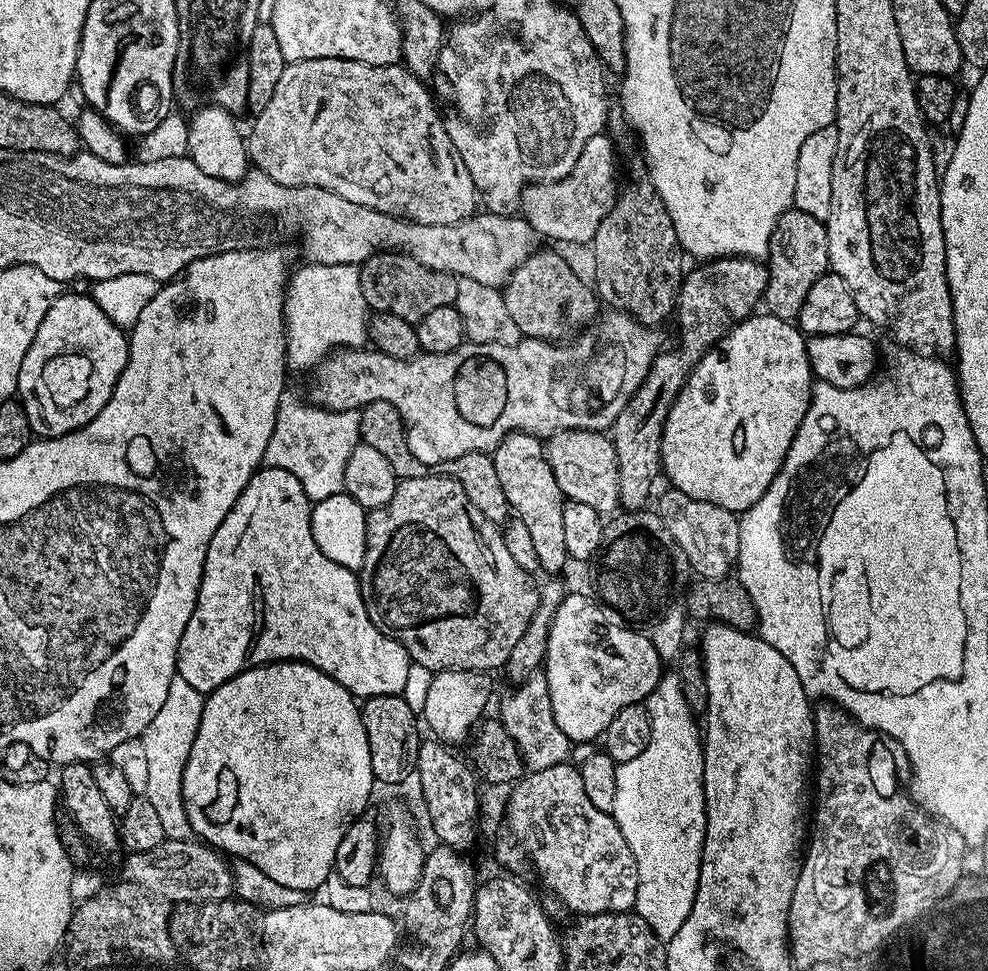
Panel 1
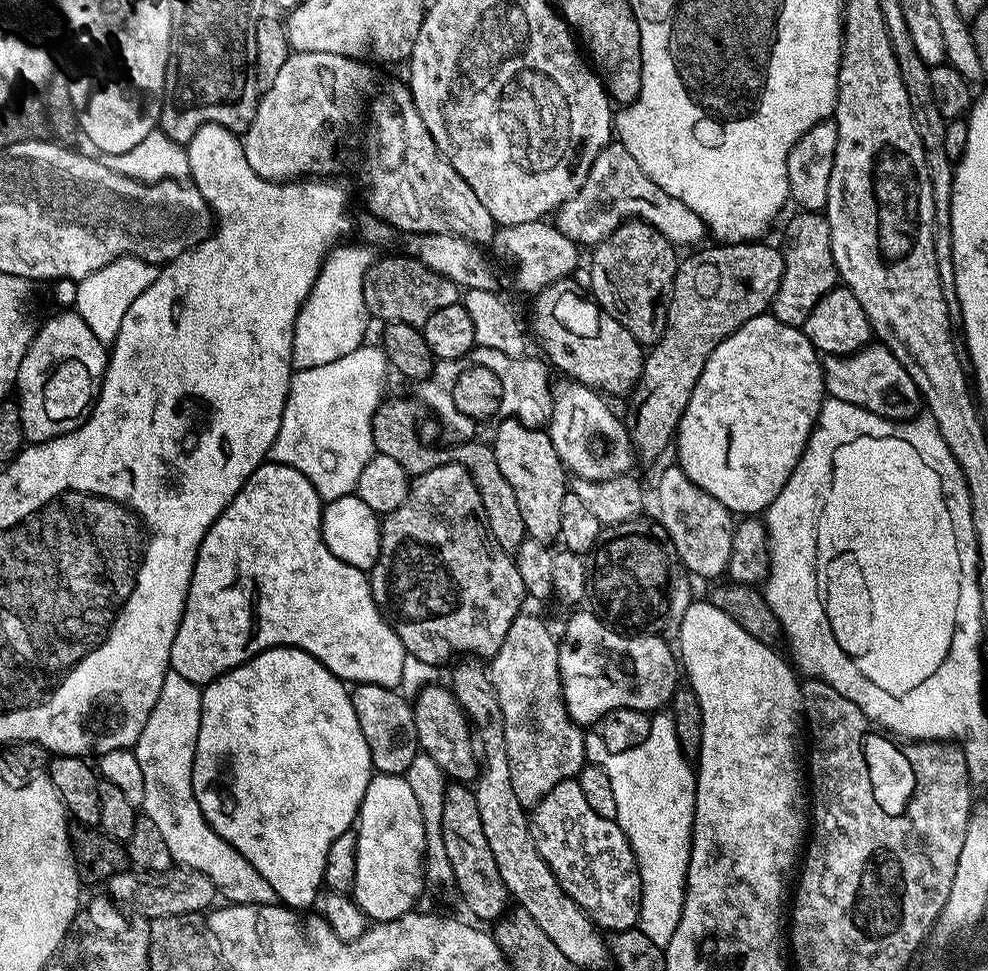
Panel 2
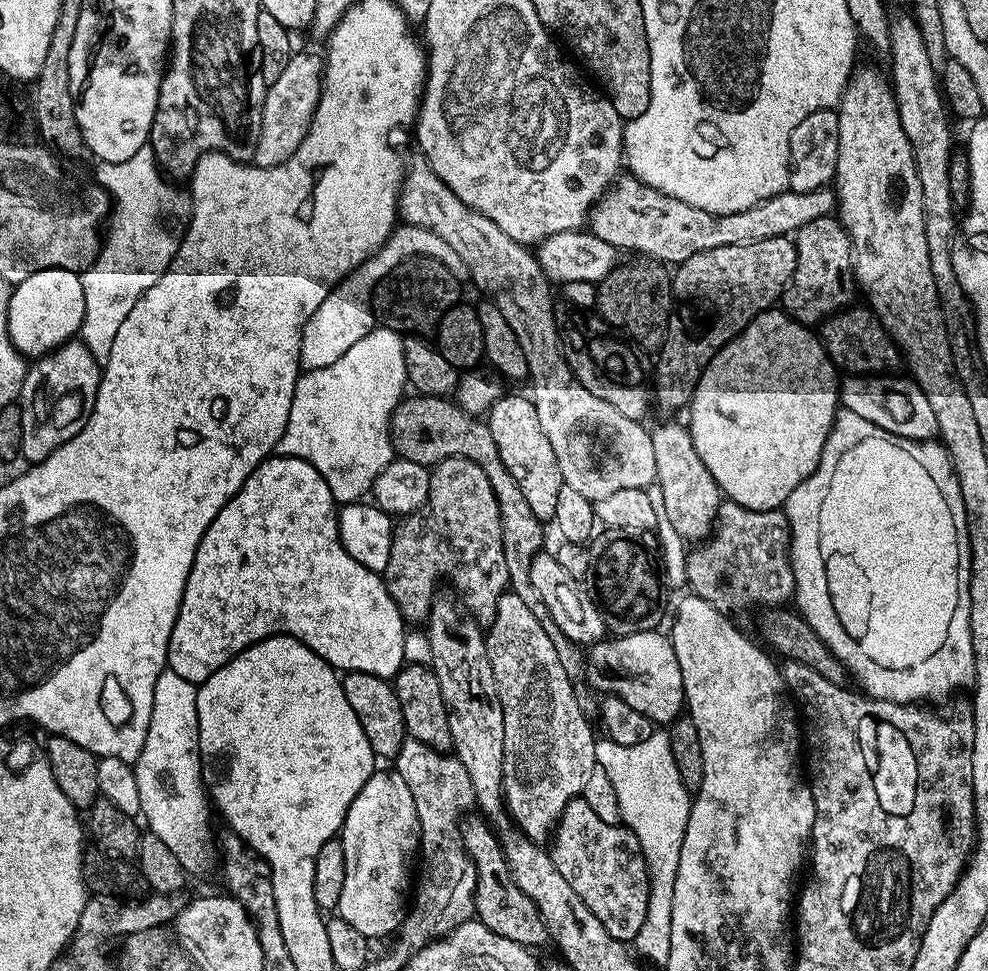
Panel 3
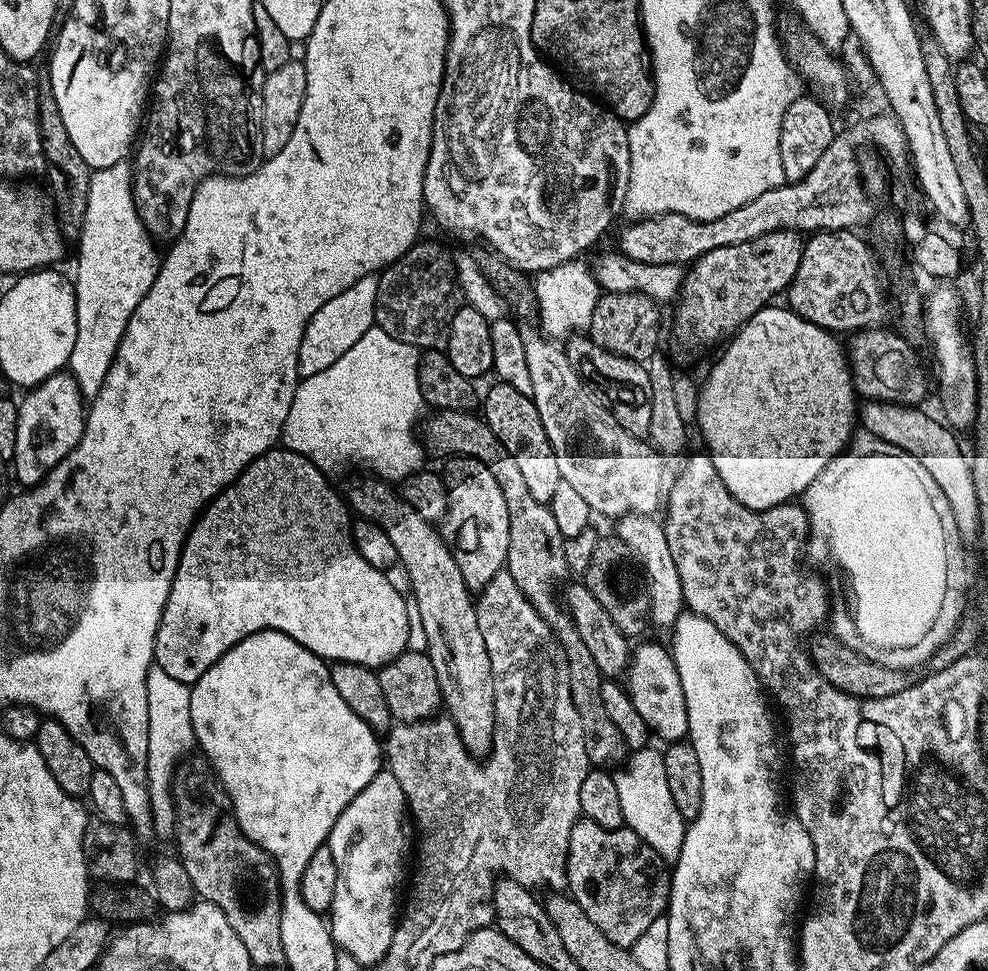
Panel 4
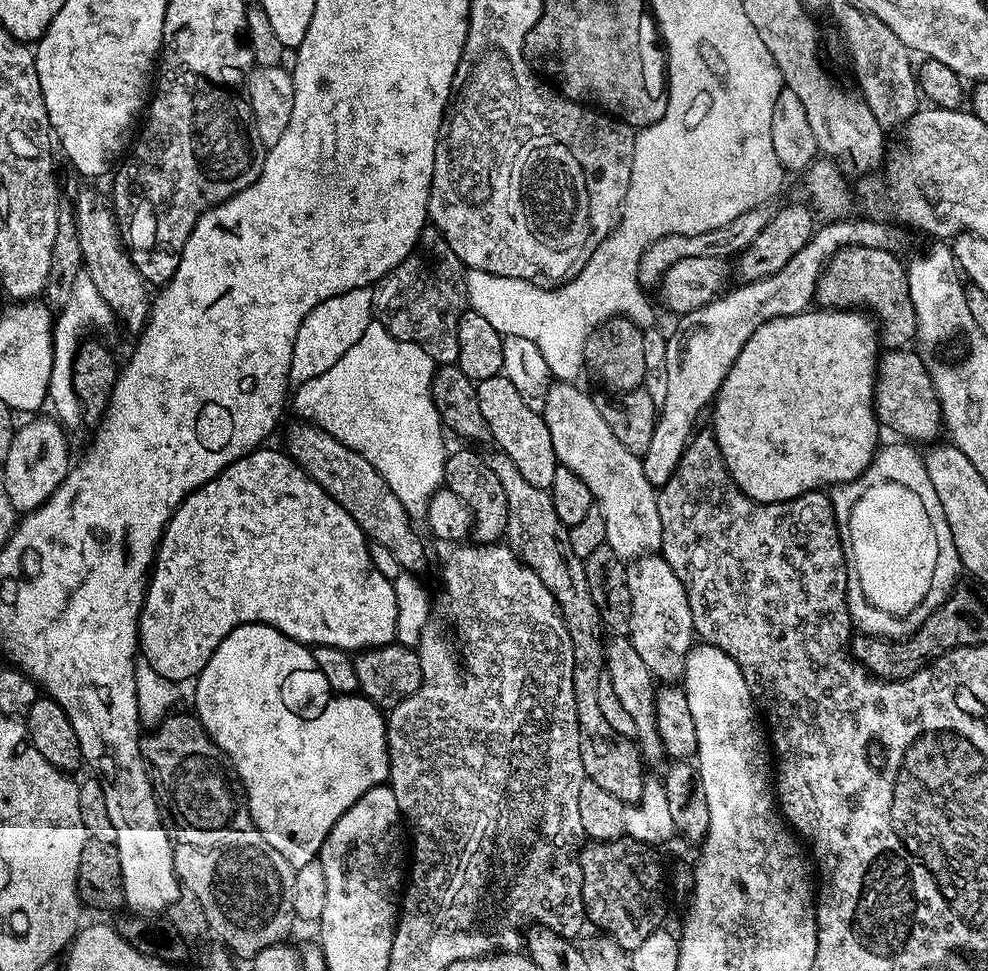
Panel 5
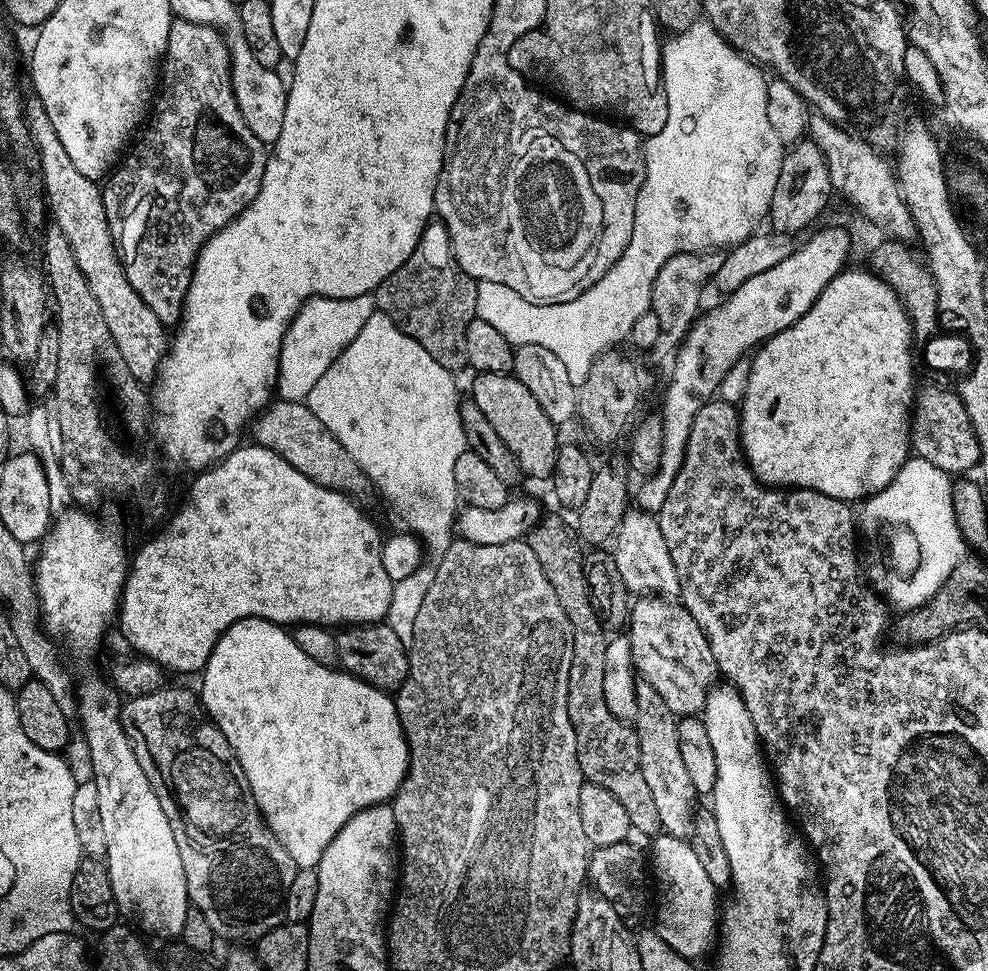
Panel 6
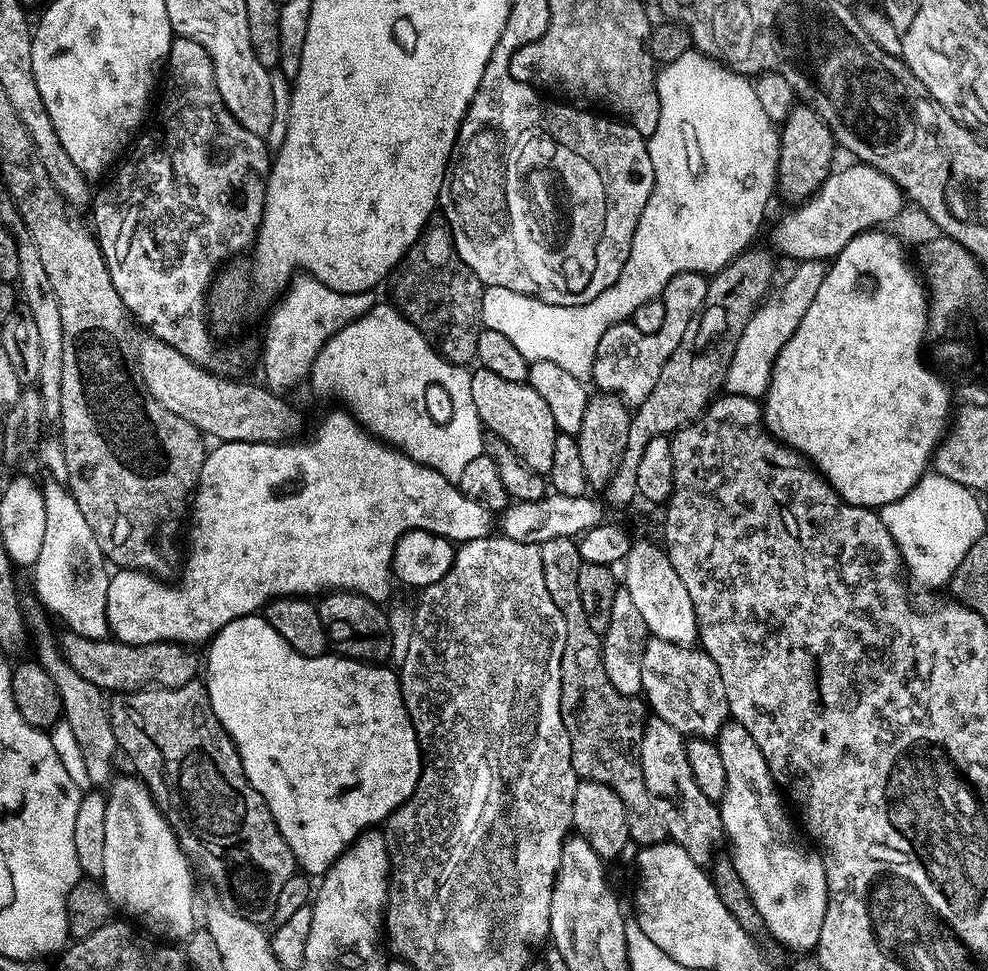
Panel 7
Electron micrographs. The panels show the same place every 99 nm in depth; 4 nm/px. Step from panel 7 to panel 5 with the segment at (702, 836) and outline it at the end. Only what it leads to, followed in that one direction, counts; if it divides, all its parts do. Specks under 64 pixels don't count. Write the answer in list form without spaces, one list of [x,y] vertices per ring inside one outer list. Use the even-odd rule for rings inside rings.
[[[616,634],[604,645],[604,667],[606,675],[614,686],[614,694],[618,694],[618,702],[629,712],[630,718],[634,721],[634,737],[636,746],[640,750],[641,757],[645,765],[663,765],[666,760],[666,753],[660,737],[660,727],[656,721],[656,689],[657,681],[652,672],[642,662],[638,650],[634,650],[631,639],[624,634]],[[664,760],[664,761],[663,761]]]

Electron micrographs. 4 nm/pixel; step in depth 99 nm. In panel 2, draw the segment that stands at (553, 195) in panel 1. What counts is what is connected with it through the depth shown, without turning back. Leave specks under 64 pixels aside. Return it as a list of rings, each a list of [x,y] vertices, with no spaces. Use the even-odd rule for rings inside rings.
[[[613,142],[607,144],[594,160],[582,190],[556,209],[554,223],[558,230],[562,230],[562,234],[566,234],[566,238],[578,246],[595,246],[628,220],[641,220],[654,226],[658,234],[677,246],[703,245],[704,236],[709,235],[708,227],[702,218],[698,218],[698,214],[694,214],[694,210],[690,210],[690,206],[678,202],[678,198],[670,198],[670,194],[666,194],[658,182],[651,180],[638,162],[634,162],[624,144]]]

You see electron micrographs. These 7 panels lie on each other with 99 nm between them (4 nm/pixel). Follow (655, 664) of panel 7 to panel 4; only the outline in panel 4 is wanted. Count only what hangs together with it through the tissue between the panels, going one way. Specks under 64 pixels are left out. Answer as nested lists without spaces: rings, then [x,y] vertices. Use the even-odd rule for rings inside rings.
[[[629,512],[615,521],[615,535],[632,551],[635,563],[642,569],[642,576],[648,579],[648,618],[653,629],[666,628],[672,630],[680,613],[686,605],[682,594],[682,578],[678,578],[678,566],[674,566],[674,558],[670,554],[670,542],[666,542],[663,523],[652,514]]]

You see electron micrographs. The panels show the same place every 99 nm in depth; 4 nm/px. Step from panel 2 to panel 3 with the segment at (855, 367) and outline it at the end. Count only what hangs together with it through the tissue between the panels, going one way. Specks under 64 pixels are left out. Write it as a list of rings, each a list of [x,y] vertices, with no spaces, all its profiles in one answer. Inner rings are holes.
[[[900,374],[849,375],[840,386],[840,402],[843,411],[858,414],[858,418],[866,418],[866,422],[874,422],[874,426],[882,426],[884,432],[898,434],[902,440],[923,442],[937,435],[934,409],[926,394],[915,380],[903,380]]]

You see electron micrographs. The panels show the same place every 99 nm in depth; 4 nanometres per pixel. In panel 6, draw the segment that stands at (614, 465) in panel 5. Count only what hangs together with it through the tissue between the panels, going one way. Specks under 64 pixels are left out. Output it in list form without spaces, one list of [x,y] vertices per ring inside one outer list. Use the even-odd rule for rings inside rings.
[[[628,510],[617,526],[610,551],[614,562],[618,562],[622,582],[626,582],[629,593],[655,594],[665,598],[679,593],[680,579],[670,558],[670,550],[666,550],[666,538],[662,538],[659,519],[653,513]]]

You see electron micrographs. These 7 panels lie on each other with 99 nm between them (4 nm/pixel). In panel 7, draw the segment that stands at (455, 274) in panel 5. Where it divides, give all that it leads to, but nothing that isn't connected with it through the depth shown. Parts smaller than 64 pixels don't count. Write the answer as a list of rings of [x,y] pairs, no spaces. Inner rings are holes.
[[[436,218],[429,223],[414,246],[400,259],[400,265],[390,277],[391,284],[391,303],[440,355],[461,366],[471,365],[476,360],[478,334],[482,330],[482,294],[486,285],[466,262],[462,262],[447,220]]]

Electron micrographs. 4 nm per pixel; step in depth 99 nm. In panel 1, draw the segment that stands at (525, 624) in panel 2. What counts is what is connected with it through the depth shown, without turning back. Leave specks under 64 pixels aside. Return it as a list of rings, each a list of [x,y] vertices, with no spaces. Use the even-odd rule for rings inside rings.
[[[543,671],[531,673],[511,691],[513,692],[500,704],[501,714],[499,713],[498,719],[520,749],[525,769],[537,772],[565,763],[569,759],[570,742],[566,734],[562,734],[558,722],[554,722],[554,706],[550,706],[550,686]]]

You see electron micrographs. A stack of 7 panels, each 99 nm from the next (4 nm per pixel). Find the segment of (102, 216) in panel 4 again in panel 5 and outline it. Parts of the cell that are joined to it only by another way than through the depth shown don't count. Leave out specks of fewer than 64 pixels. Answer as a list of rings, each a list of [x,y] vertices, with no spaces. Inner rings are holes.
[[[81,274],[74,282],[70,293],[70,302],[58,312],[54,320],[52,332],[52,373],[50,374],[50,386],[48,387],[48,400],[55,419],[64,425],[65,429],[73,430],[82,421],[82,405],[80,396],[76,392],[76,353],[80,345],[85,343],[89,334],[100,334],[103,328],[114,324],[112,310],[108,303],[98,292],[98,286],[94,286],[92,279],[87,274]],[[87,332],[92,332],[88,333]],[[85,335],[85,336],[84,336]],[[56,411],[56,412],[55,412]]]

